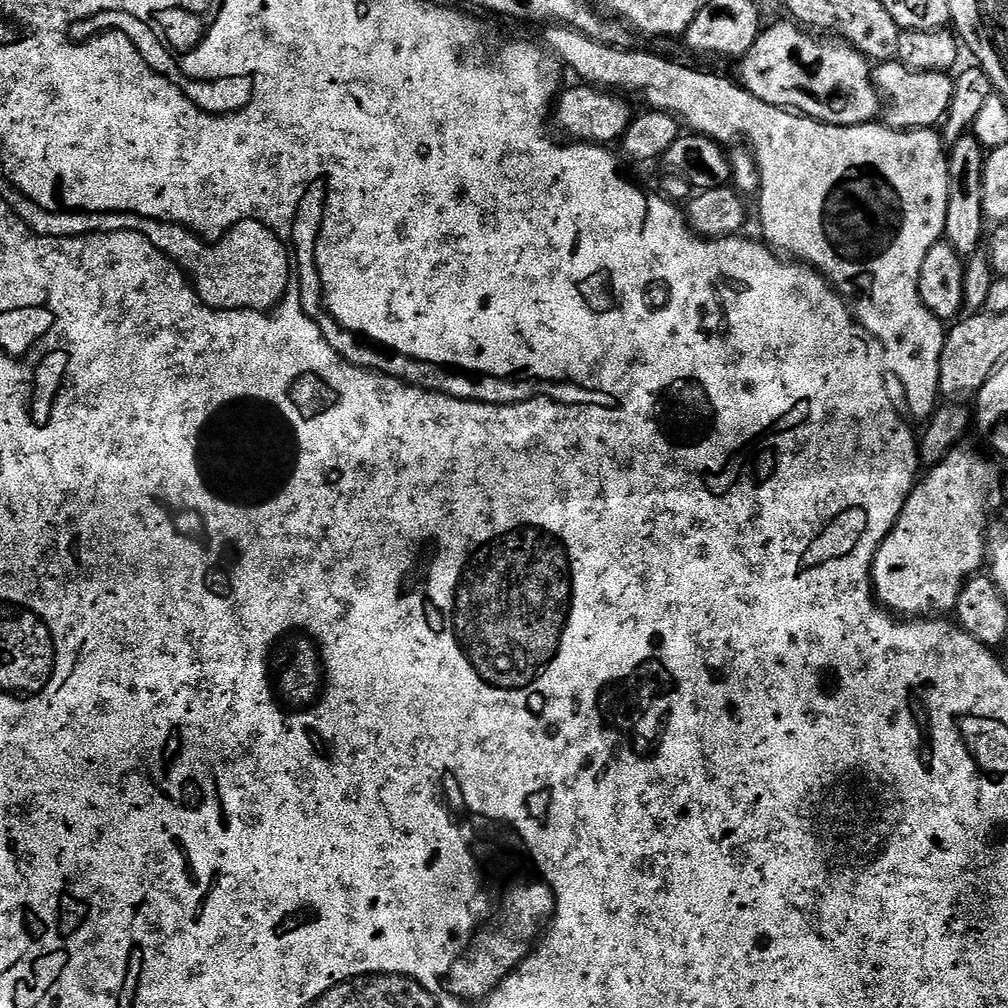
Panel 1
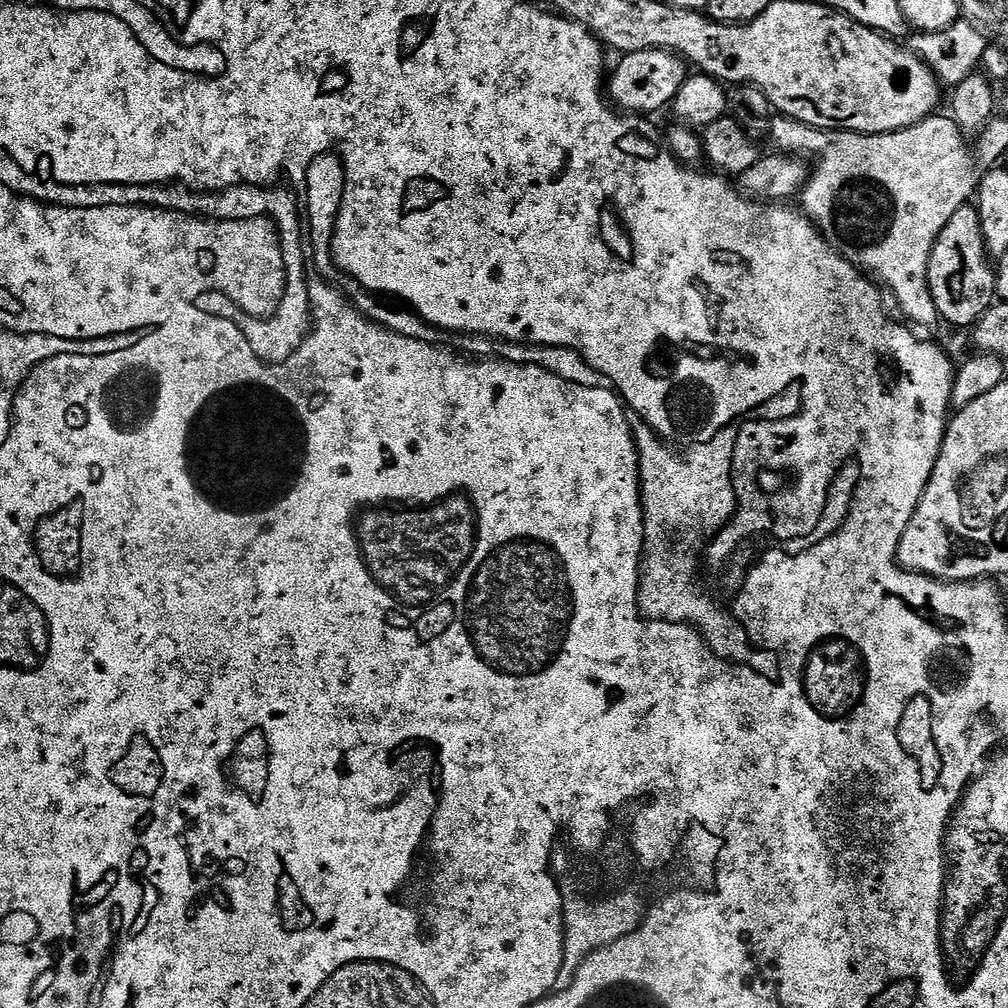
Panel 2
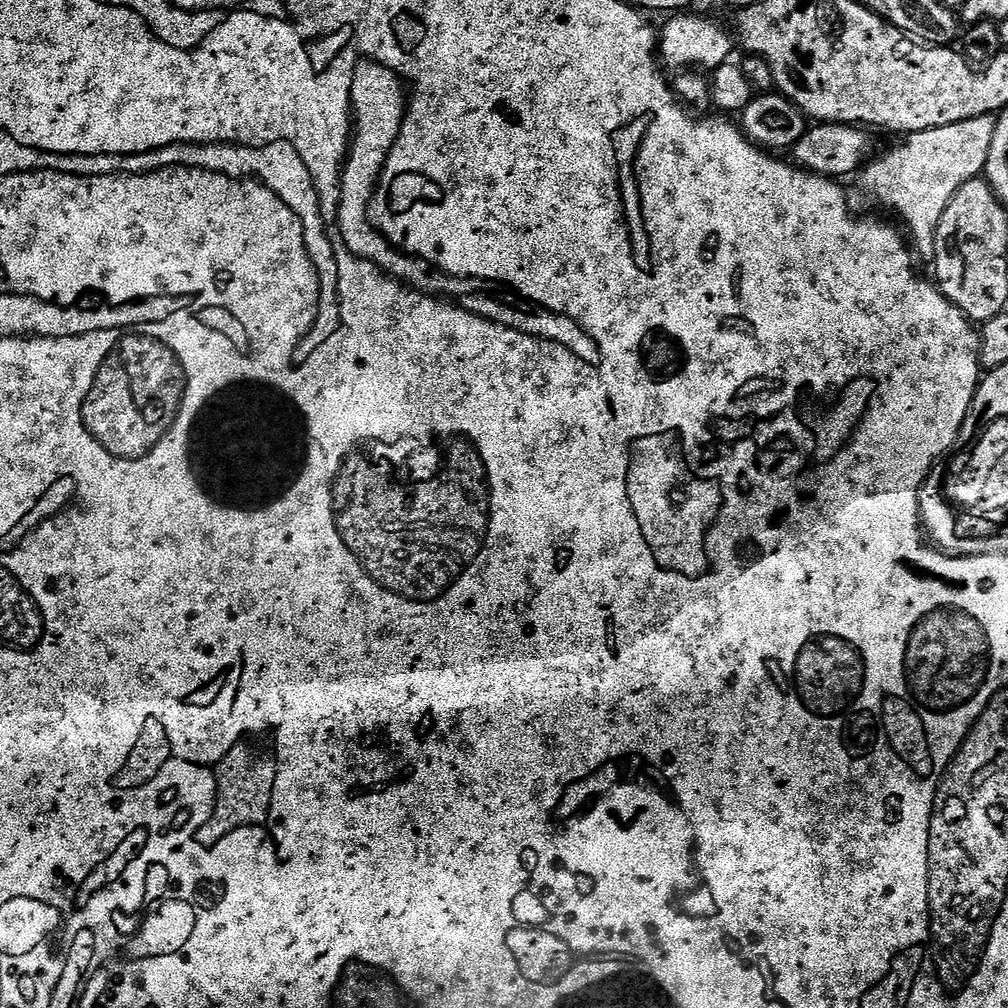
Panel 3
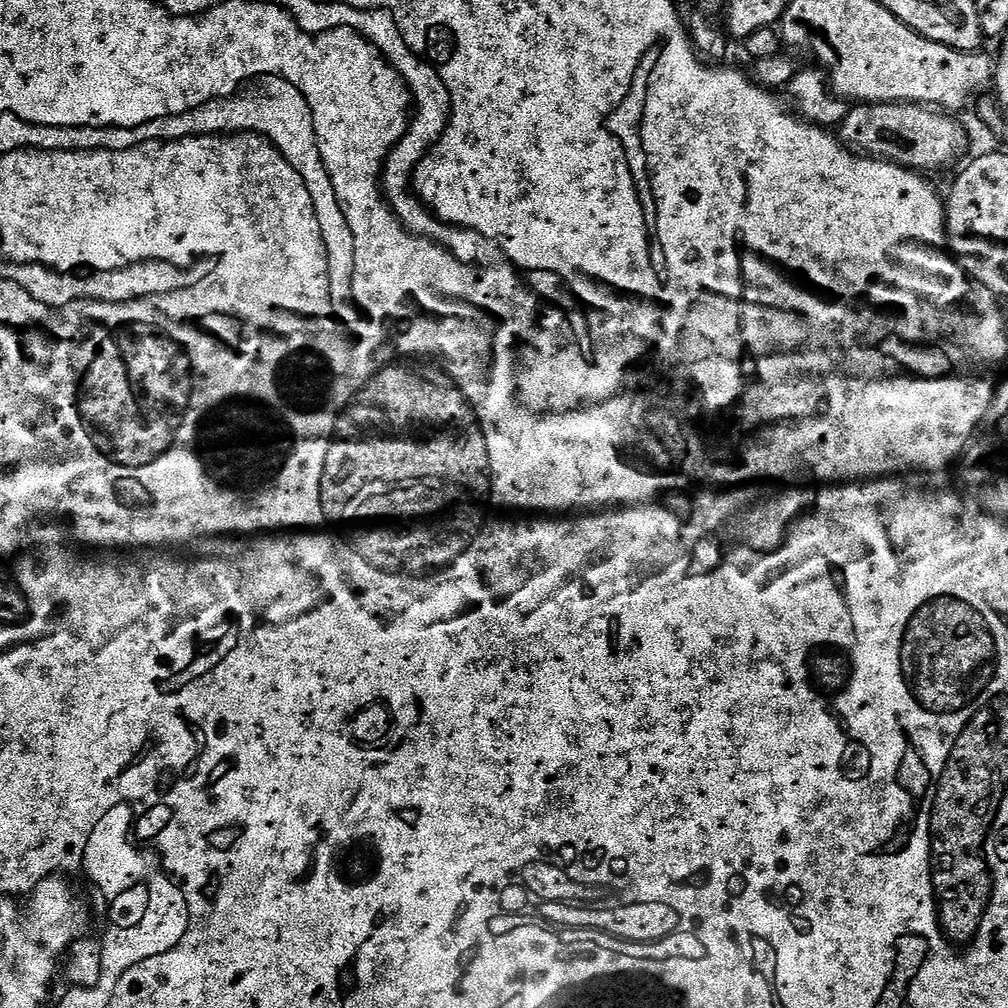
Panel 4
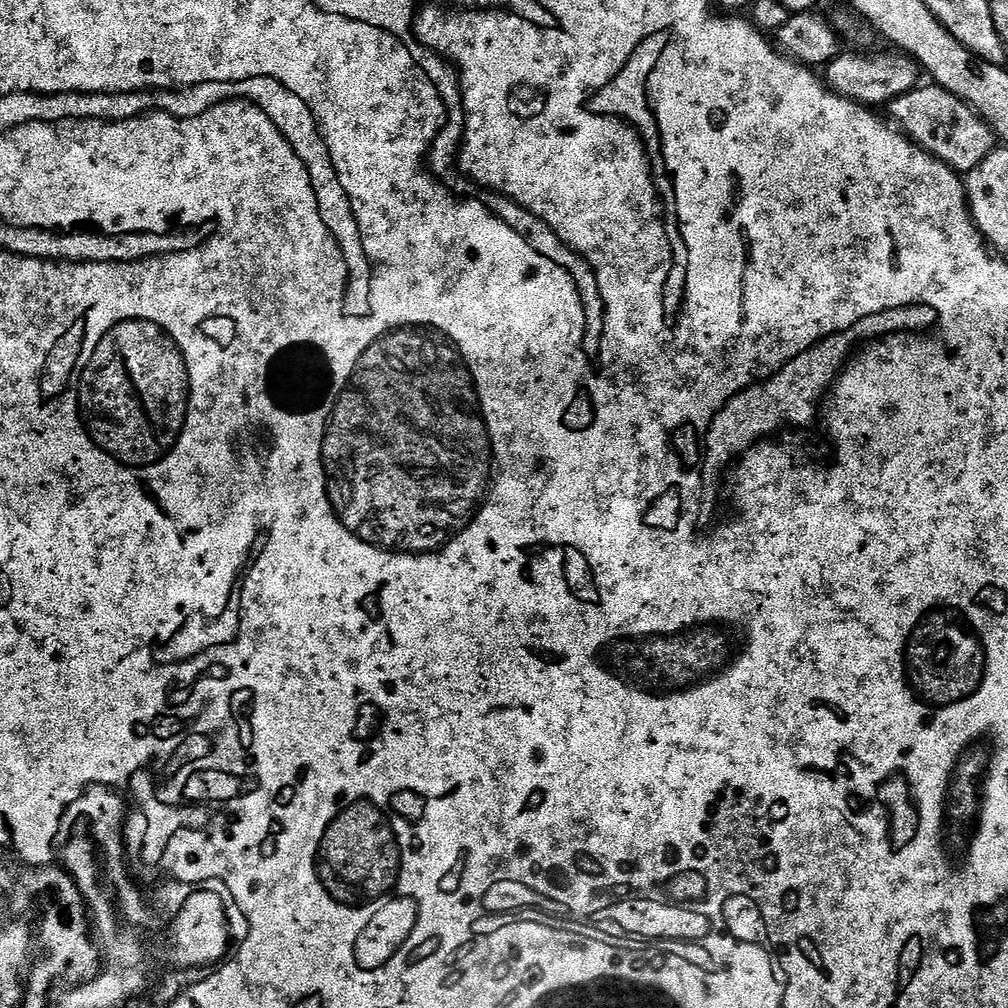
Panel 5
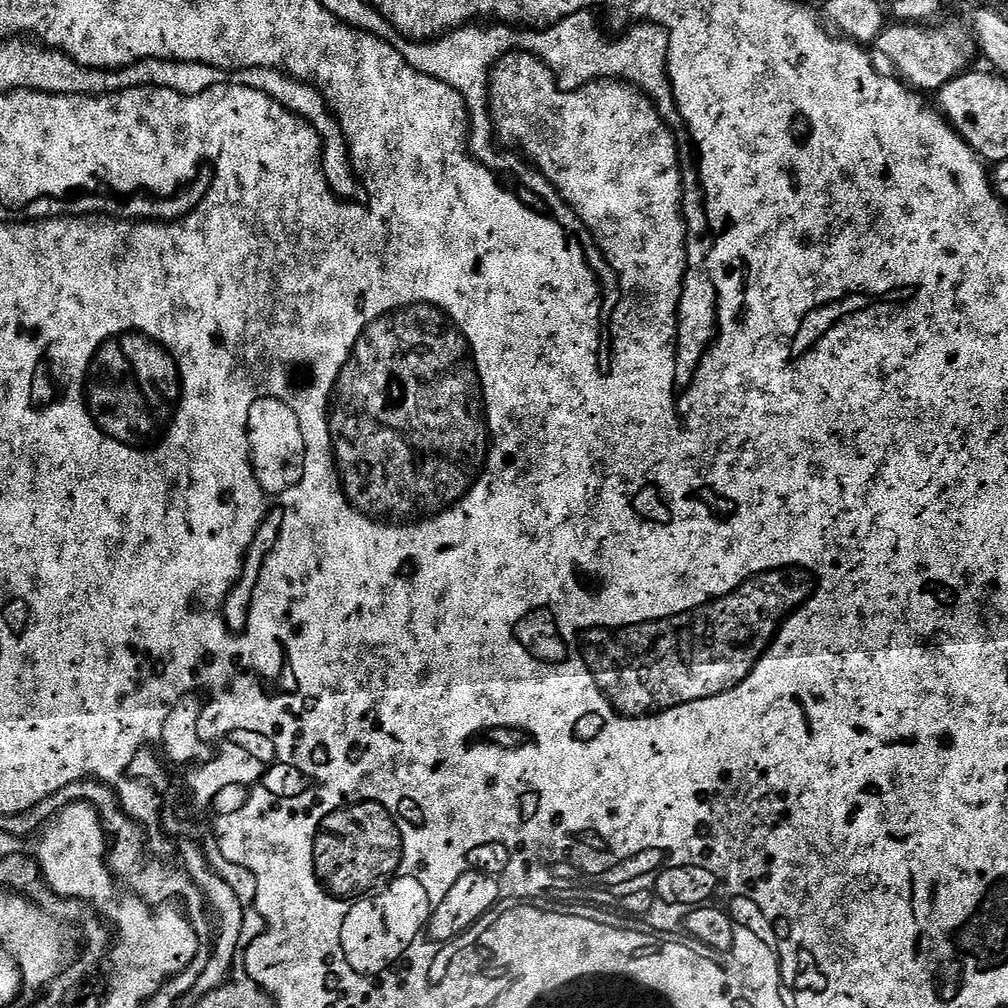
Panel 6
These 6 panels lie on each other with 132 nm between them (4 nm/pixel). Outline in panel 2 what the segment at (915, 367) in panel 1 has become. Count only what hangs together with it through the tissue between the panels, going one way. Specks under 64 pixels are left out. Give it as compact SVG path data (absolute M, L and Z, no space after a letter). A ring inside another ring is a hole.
M933 114L927 116L925 120L922 122L918 122L914 126L910 126L909 128L900 128L896 132L883 132L882 134L878 134L877 136L863 136L860 132L837 132L835 130L825 130L823 128L811 128L808 124L803 124L802 122L798 122L797 120L791 120L789 116L781 116L777 115L775 119L771 121L770 124L770 137L772 136L772 140L776 143L775 147L779 149L779 151L785 154L791 154L794 156L799 156L801 158L807 158L809 161L815 162L817 160L817 164L814 164L814 167L811 169L808 184L802 191L802 201L804 200L804 205L802 205L802 211L805 216L808 217L809 220L812 221L813 224L816 225L817 228L820 229L820 233L824 235L824 241L834 249L838 254L842 254L842 258L846 258L850 263L854 265L854 267L860 269L861 272L867 274L871 279L879 282L887 291L890 293L892 291L892 296L896 299L896 304L901 308L902 311L905 312L906 315L909 316L907 319L911 321L913 325L916 324L932 324L937 323L938 317L936 315L936 307L934 306L934 298L930 294L930 286L928 285L928 263L930 262L930 254L932 253L932 247L934 246L934 242L938 238L938 234L942 234L942 226L946 226L946 222L950 222L950 217L954 215L954 210L958 210L959 208L965 207L975 197L976 190L978 187L978 171L976 172L976 160L974 157L968 153L968 144L966 141L966 136L963 132L960 131L959 126L955 123L951 115L945 114L945 116L940 116L941 114Z

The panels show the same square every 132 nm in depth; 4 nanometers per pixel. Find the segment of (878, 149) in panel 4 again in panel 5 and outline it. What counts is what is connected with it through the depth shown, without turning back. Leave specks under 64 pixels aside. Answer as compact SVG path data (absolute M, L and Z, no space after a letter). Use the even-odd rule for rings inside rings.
M929 83L927 87L914 87L906 94L899 96L897 100L892 101L890 111L892 111L893 118L891 119L895 127L899 128L909 140L913 140L919 148L924 148L932 156L937 156L943 164L950 165L956 172L966 174L974 170L974 166L978 166L978 162L982 162L982 158L989 156L992 149L997 147L995 132L962 98L942 90L934 83Z

